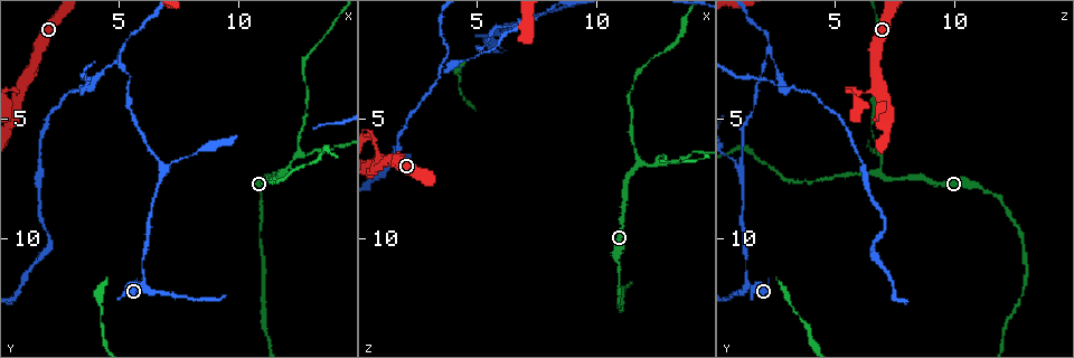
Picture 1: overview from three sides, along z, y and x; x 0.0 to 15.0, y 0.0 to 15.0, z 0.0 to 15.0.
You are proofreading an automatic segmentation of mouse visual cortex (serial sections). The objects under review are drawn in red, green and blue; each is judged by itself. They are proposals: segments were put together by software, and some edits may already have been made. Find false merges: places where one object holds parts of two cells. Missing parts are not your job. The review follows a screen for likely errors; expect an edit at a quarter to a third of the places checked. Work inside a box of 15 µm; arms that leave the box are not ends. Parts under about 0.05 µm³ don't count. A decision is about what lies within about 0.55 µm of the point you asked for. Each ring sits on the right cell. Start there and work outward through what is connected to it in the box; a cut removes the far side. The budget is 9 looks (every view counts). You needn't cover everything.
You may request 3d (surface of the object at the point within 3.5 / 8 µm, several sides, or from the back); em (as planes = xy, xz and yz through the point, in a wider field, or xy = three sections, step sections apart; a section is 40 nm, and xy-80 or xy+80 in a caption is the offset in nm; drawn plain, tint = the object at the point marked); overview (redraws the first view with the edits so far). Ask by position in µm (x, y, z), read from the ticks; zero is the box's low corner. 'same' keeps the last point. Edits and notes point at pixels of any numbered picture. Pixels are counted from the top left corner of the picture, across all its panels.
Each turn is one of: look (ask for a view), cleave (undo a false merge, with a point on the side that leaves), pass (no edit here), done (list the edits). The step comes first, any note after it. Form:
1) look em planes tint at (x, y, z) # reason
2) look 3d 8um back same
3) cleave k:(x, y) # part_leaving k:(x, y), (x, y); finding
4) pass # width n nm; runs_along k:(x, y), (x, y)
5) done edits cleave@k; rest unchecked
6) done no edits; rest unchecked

look 3d 8um at (6.1, 11.2, 1.3) # calibre changes

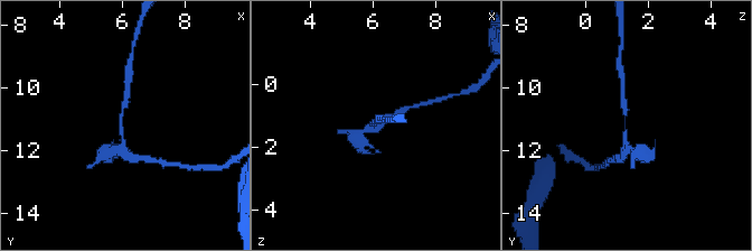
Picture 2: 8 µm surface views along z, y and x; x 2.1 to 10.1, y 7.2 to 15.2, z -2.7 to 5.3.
look em xy step 3 tint at (6.0, 11.2, 1.3) # arm_widths 200, 200 nm

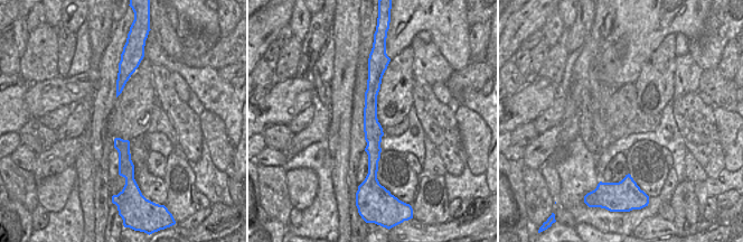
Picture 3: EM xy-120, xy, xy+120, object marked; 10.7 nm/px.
pass # all the same cell

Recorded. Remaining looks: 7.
look 3d 3.5um at (6.7, 7.2, 1.1) # three-way junction

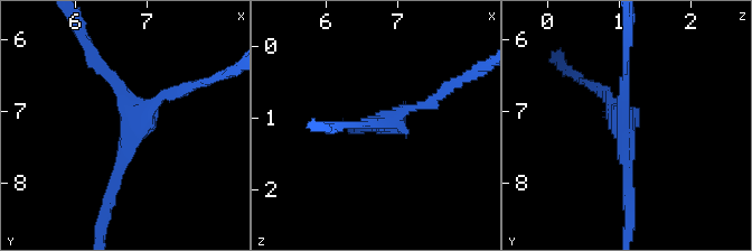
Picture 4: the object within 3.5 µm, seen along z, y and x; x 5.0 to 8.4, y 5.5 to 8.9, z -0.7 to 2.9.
look em xy step 2 tint at (6.80, 7.20, 1.05) # arms 3; arm_widths 150, 150, 150 nm

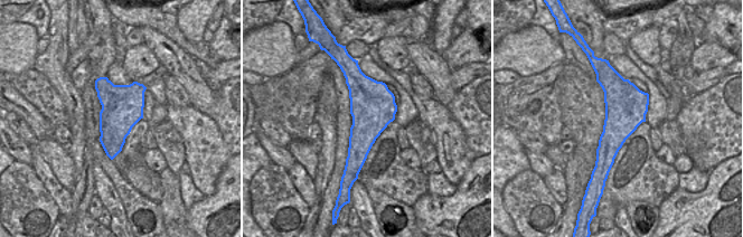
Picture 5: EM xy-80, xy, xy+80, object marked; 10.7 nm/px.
pass # runs_along 4:(111, 195), (131, 113), (97, 62); all the same cell

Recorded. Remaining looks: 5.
look 3d 3.5um at (12.6, 6.6, 7.0)

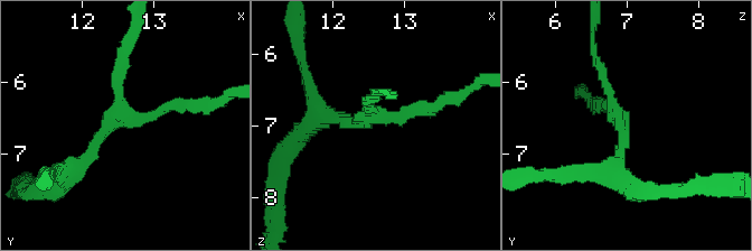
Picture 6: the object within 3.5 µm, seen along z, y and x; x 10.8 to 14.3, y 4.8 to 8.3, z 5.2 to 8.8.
look em xy step 3 tint at (12.50, 6.55, 6.90) # arms 3; arm_widths 150, 150, 250 nm; need the tissue

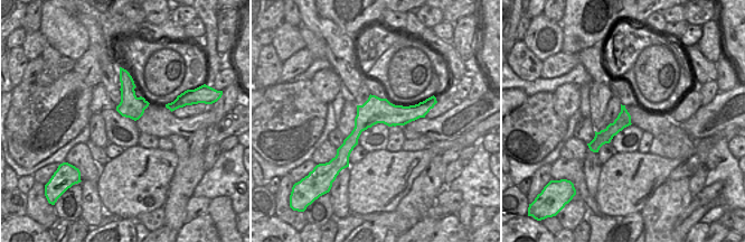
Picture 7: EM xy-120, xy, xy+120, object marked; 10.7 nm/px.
look em planes tint same # another direction

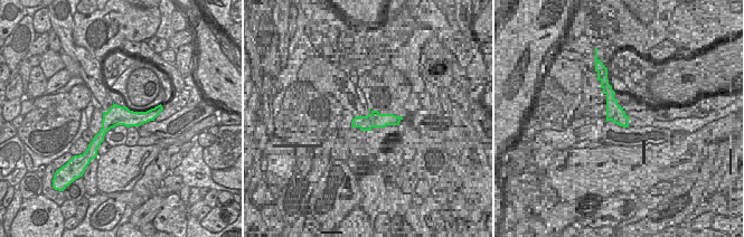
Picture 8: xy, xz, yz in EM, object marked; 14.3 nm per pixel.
pass # runs_along 8:(152, 113), (116, 117), (93, 145); all the same cell

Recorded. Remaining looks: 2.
look 3d 3.5um at (1.0, 3.6, 6.8) # two arms in line, one across

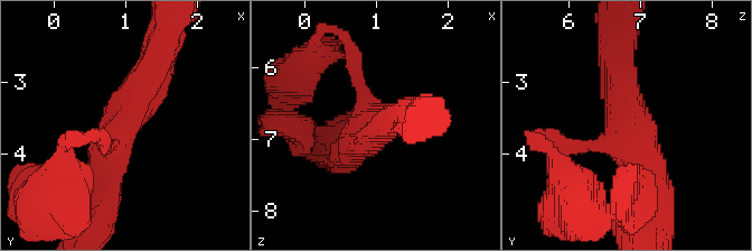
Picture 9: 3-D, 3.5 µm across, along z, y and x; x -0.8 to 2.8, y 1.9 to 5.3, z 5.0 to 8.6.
look em xy step 2 tint at (1.00, 3.65, 6.70) # arms 3; arm_widths 200, 400, 450 nm; now the EM

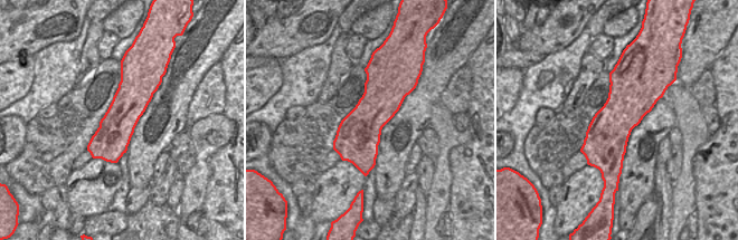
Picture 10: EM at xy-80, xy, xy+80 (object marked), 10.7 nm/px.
pass # runs_along 9:(154, 62), (96, 182); all the same cell

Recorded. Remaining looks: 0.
done no edits; rest unchecked

